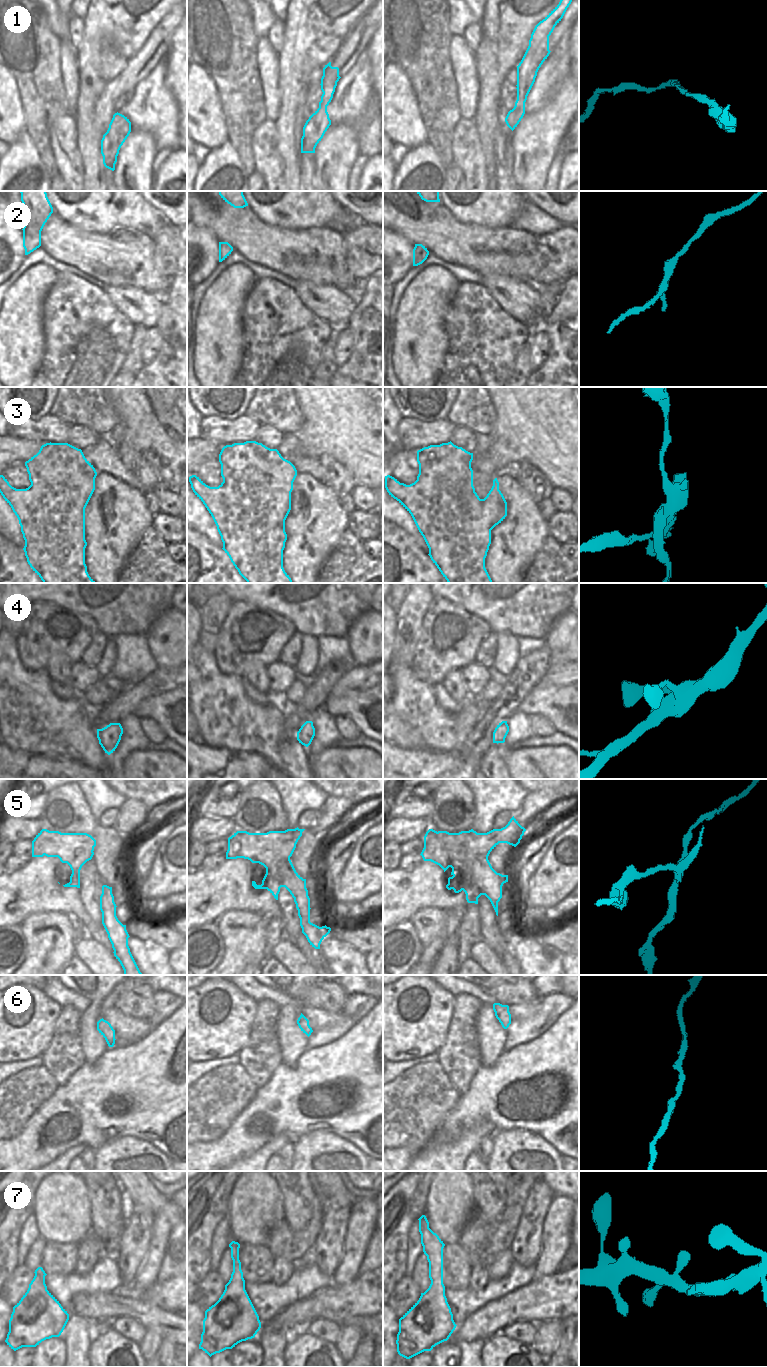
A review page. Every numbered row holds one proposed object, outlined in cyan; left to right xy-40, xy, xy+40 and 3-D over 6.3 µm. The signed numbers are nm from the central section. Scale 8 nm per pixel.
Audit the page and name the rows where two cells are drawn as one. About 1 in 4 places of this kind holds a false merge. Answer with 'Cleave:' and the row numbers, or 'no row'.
Cleave: 3, 5.

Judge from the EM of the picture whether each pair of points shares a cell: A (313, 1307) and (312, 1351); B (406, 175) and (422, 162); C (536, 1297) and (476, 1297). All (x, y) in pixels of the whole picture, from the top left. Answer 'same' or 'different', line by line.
A: different
B: same
C: different

